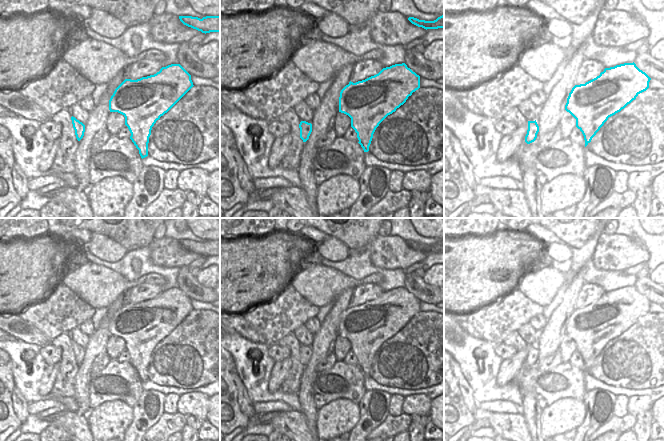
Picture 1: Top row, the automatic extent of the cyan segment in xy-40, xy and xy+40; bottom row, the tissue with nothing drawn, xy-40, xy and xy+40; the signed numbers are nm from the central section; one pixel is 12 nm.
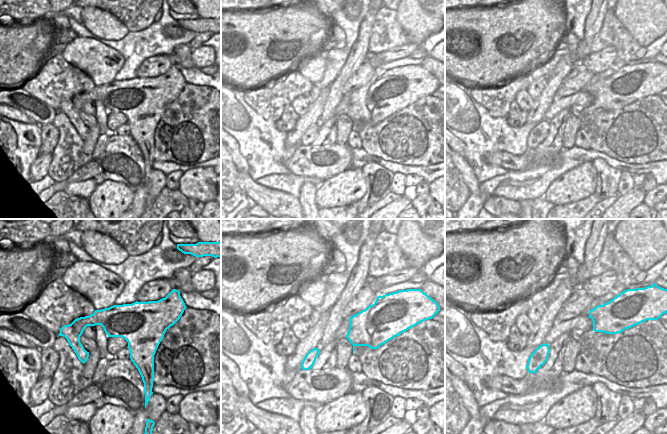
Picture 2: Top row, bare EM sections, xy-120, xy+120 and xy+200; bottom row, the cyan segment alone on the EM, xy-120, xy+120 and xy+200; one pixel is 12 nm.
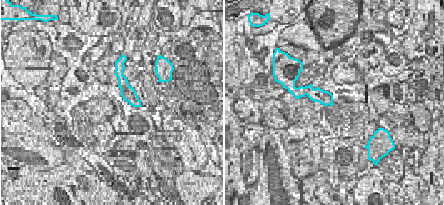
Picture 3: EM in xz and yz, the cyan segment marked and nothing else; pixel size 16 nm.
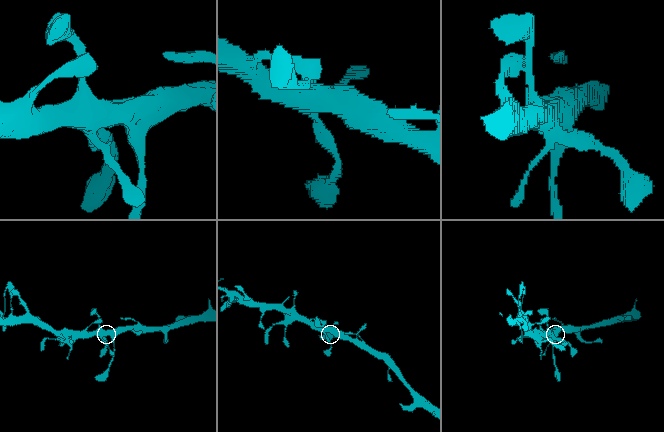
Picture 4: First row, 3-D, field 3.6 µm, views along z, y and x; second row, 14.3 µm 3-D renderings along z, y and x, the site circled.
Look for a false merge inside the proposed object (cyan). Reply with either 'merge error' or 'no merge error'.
no merge error

